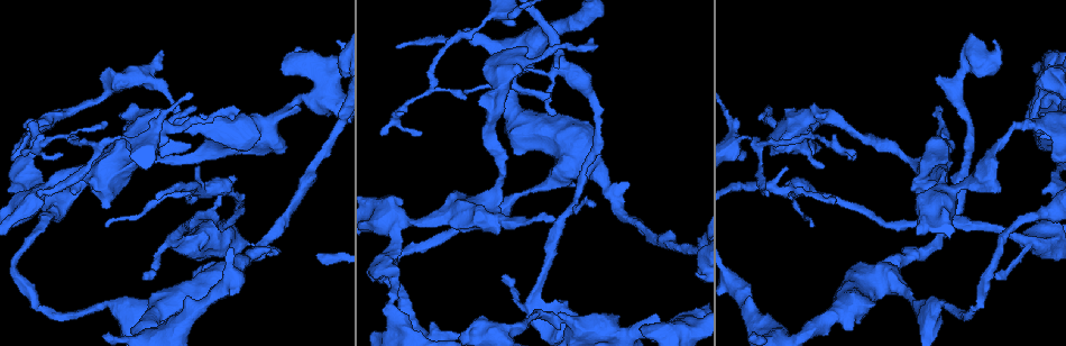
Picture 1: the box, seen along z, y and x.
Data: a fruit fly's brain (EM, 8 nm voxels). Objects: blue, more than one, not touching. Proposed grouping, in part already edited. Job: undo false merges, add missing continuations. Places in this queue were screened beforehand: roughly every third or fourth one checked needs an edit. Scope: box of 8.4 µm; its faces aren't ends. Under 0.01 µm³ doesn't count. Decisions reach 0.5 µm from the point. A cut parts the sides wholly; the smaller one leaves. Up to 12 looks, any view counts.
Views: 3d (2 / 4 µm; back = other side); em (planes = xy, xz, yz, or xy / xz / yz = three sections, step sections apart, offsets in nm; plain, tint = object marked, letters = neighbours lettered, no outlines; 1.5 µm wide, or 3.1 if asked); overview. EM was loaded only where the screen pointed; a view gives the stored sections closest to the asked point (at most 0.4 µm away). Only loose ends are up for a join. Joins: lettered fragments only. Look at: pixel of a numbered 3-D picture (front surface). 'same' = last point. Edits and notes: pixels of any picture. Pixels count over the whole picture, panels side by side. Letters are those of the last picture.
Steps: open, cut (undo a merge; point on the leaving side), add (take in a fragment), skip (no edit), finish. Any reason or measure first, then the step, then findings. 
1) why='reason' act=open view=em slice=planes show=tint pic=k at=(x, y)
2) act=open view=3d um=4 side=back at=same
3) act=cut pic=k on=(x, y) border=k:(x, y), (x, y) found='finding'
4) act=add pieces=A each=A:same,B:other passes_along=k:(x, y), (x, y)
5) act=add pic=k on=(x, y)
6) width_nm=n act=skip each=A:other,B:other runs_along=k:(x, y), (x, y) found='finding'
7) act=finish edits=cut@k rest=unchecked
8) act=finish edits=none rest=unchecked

why='sharp bend' act=open view=em slice=planes show=letters pic=1 at=(822, 138)

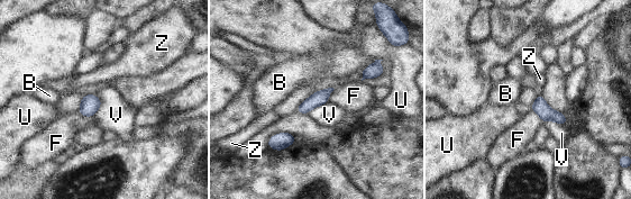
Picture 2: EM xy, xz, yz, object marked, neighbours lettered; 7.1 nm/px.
act=skip each=B:other,F:other,U:other,V:other,Z:other border=2:(567, 123), (548, 120), (545, 124) found='continuous, no second cell'

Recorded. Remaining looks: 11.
why='an open end' act=open view=3d um=4 pic=1 at=(38, 196)

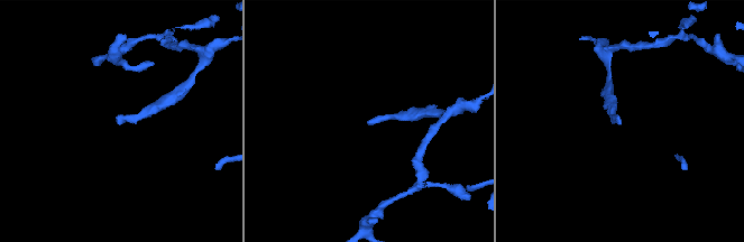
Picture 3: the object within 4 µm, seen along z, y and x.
act=open view=em slice=planes show=letters pic=3 at=(119, 124)

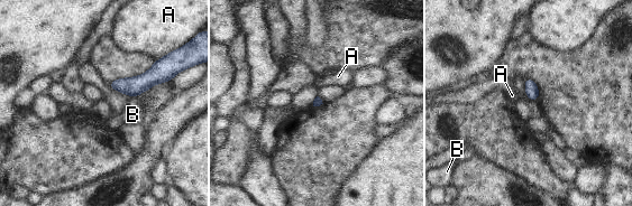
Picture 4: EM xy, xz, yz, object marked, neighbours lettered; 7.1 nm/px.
act=skip each=A:other,B:other border=4:(164, 55), (157, 59) found='none of them fits'

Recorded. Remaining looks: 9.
act=open view=em slice=planes show=letters pic=1 at=(942, 108)

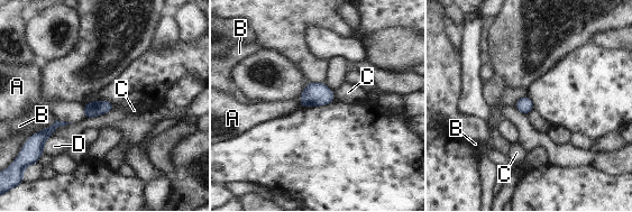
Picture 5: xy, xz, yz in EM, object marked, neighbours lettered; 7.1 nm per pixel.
width_nm=110 act=skip each=A:other,B:other,C:other,D:other border=5:(56, 119), (74, 122) found='none of them fits'

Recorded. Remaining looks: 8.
why='tapers out' act=open view=3d um=4 pic=1 at=(768, 109)

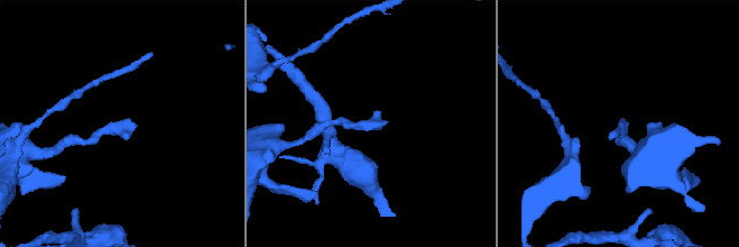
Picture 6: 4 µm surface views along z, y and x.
act=open view=em slice=xy step=4 show=tint pic=6 at=(619, 125)

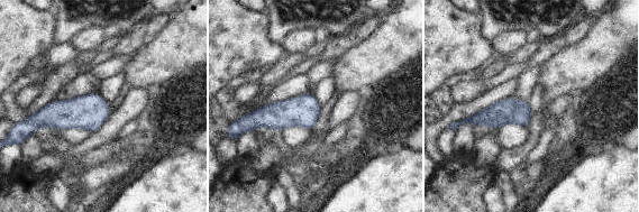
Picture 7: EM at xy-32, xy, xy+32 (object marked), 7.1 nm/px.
why='another direction' act=open view=em slice=planes show=letters at=same

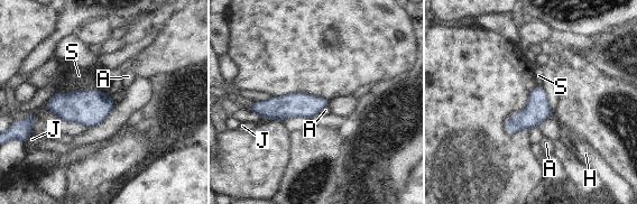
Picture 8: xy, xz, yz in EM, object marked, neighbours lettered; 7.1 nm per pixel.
act=skip each=A:other,H:other,J:other,S:other runs_along=8:(324, 101), (315, 104), (255, 109) found='none of them fits'

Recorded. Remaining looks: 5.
why='an open end' act=open view=em slice=xz step=8 show=letters pic=1 at=(549, 98)

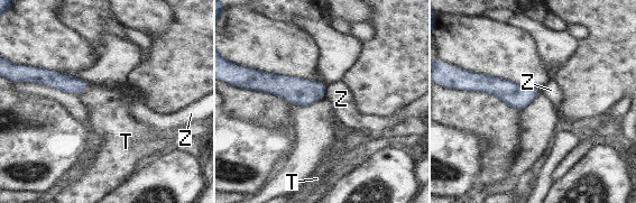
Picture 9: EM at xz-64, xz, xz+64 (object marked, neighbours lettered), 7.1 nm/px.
why='another direction' act=open view=em slice=planes show=letters at=same

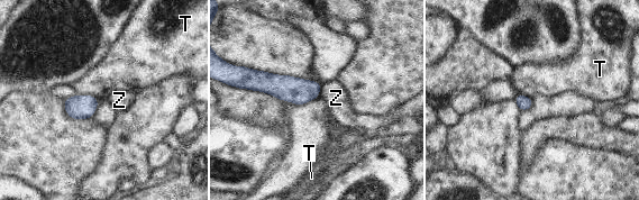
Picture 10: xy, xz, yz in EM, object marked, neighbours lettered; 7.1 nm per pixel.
act=skip each=T:other,Z:other border=10:(78, 93), (96, 98) found='no lettered fragment goes on from it'

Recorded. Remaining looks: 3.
act=finish edits=none rest=unchecked

